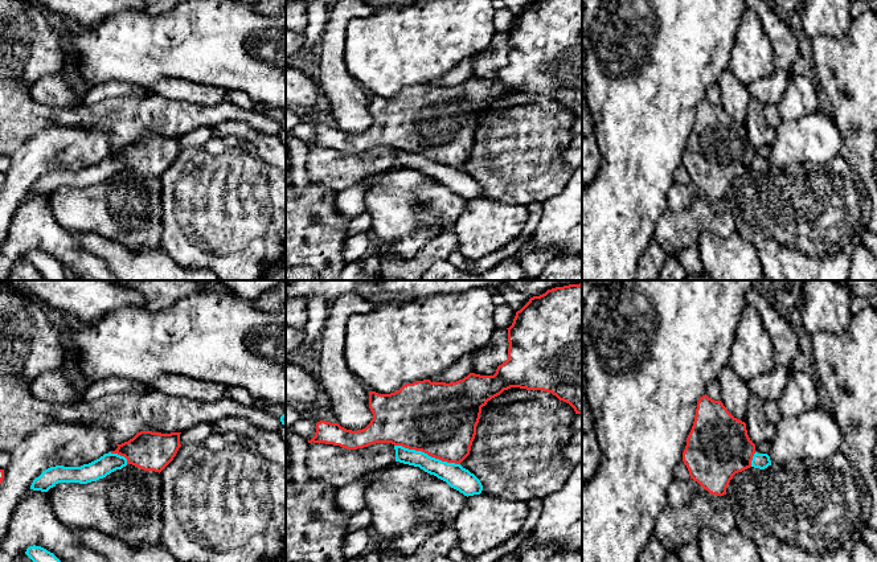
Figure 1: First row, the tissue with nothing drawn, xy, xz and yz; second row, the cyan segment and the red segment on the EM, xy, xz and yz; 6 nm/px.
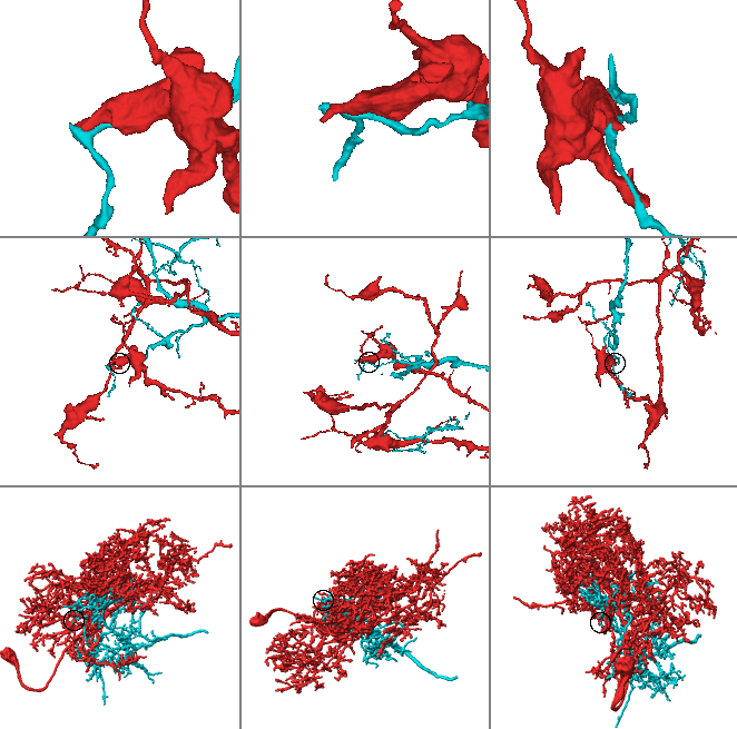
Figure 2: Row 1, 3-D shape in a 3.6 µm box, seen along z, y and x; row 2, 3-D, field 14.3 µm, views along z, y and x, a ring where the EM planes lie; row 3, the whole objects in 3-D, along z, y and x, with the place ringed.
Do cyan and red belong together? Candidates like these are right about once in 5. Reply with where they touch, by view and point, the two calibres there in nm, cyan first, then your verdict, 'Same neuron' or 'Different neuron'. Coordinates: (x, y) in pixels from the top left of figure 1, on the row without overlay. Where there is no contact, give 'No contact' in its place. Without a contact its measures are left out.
Touches cyan at xz (426, 158). Thickness 140 nm (cyan) against 440 nm. Different neuron

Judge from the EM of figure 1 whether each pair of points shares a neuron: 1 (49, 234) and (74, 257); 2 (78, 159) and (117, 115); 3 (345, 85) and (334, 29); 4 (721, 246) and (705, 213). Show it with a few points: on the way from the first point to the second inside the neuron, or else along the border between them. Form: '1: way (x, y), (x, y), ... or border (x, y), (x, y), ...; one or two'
1: way (56, 241), (68, 253); one
2: border (94, 124), (109, 134), (113, 147); two
3: way (334, 72), (334, 42); one
4: border (734, 230), (728, 236), (703, 232), (696, 247); two

